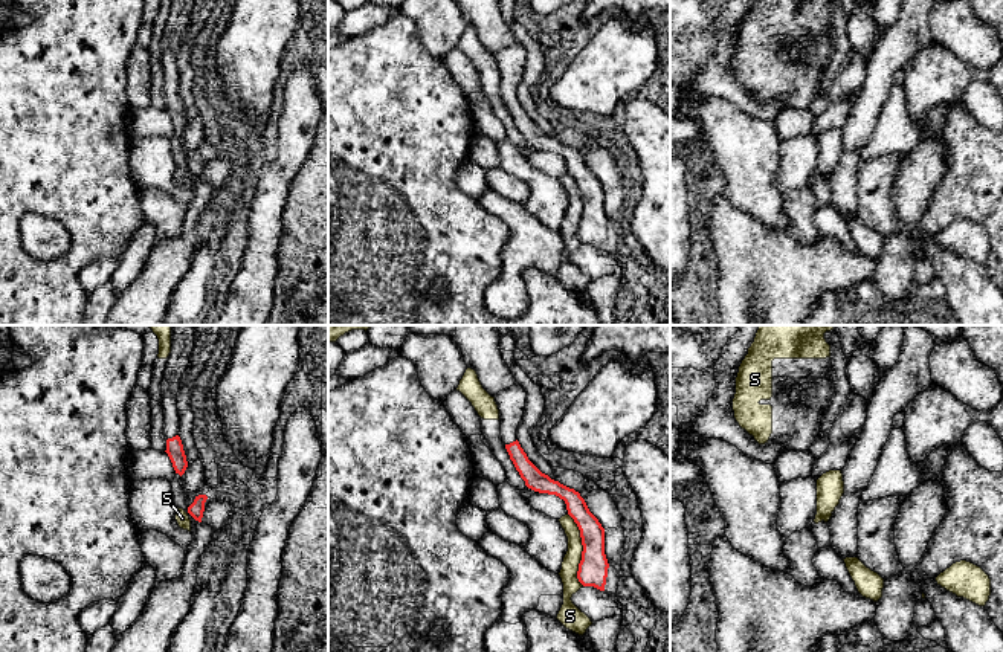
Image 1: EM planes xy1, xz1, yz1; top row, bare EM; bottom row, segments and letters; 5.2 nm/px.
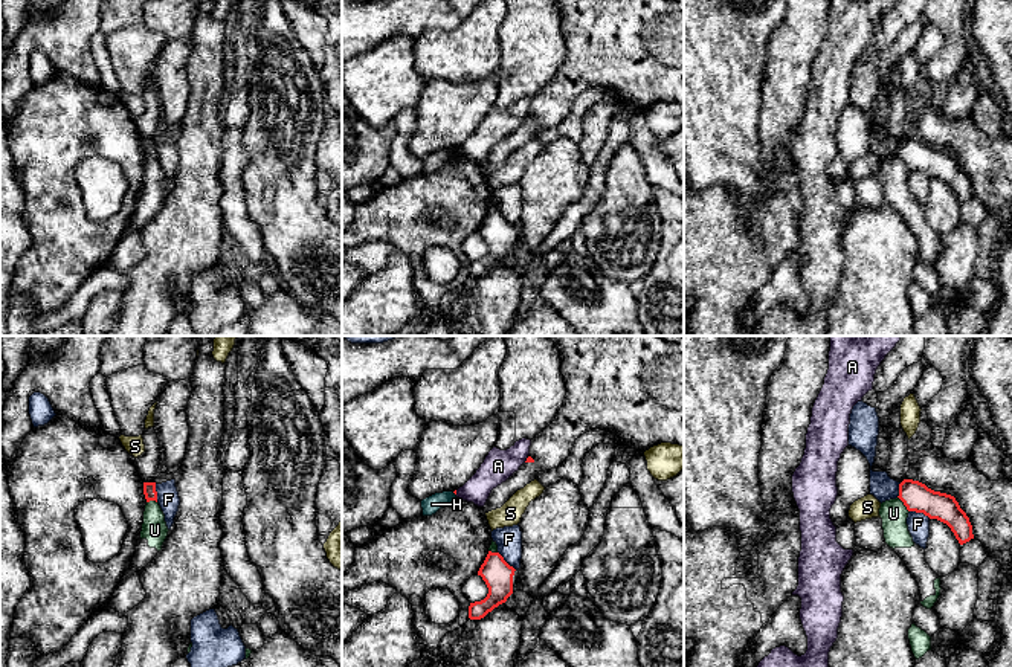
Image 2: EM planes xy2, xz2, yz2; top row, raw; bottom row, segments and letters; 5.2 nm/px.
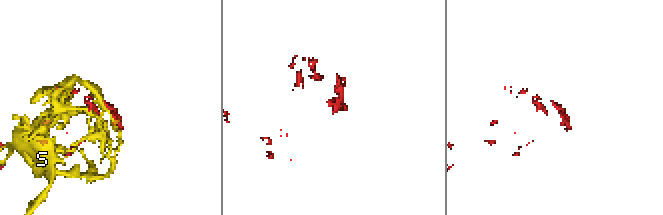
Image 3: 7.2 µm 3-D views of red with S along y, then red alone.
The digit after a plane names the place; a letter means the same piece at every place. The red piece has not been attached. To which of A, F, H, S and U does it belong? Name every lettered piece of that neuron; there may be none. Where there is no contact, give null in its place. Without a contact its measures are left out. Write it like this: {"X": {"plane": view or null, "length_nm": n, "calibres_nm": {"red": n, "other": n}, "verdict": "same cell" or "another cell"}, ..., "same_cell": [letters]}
{"A": {"plane": "xz2", "length_nm": 40, "calibres_nm": {"red": 30, "other": 160}, "verdict": "another cell"}, "F": {"plane": "yz2", "length_nm": 120, "calibres_nm": {"red": 160, "other": 110}, "verdict": "another cell"}, "H": {"plane": null, "verdict": "another cell"}, "S": {"plane": "xz1", "length_nm": 400, "calibres_nm": {"red": 160, "other": 90}, "verdict": "another cell"}, "U": {"plane": "yz2", "length_nm": 110, "calibres_nm": {"red": 160, "other": 140}, "verdict": "another cell"}, "same_cell": []}

